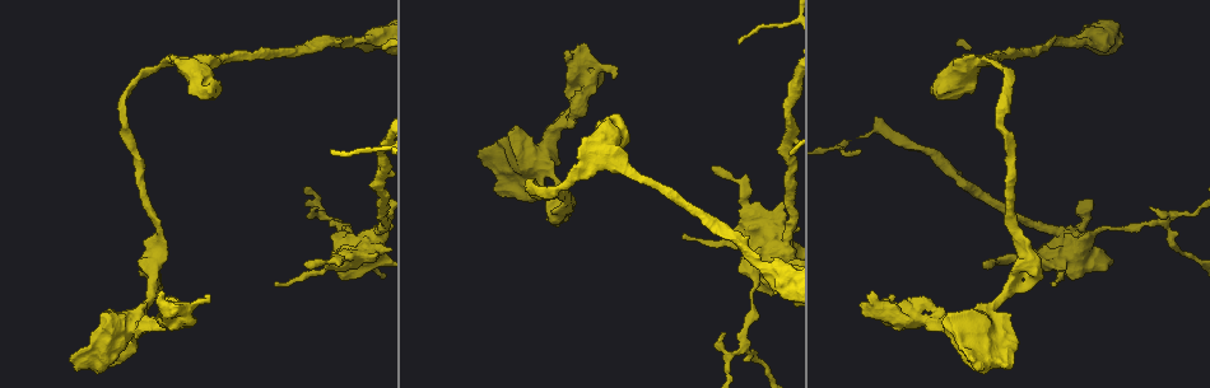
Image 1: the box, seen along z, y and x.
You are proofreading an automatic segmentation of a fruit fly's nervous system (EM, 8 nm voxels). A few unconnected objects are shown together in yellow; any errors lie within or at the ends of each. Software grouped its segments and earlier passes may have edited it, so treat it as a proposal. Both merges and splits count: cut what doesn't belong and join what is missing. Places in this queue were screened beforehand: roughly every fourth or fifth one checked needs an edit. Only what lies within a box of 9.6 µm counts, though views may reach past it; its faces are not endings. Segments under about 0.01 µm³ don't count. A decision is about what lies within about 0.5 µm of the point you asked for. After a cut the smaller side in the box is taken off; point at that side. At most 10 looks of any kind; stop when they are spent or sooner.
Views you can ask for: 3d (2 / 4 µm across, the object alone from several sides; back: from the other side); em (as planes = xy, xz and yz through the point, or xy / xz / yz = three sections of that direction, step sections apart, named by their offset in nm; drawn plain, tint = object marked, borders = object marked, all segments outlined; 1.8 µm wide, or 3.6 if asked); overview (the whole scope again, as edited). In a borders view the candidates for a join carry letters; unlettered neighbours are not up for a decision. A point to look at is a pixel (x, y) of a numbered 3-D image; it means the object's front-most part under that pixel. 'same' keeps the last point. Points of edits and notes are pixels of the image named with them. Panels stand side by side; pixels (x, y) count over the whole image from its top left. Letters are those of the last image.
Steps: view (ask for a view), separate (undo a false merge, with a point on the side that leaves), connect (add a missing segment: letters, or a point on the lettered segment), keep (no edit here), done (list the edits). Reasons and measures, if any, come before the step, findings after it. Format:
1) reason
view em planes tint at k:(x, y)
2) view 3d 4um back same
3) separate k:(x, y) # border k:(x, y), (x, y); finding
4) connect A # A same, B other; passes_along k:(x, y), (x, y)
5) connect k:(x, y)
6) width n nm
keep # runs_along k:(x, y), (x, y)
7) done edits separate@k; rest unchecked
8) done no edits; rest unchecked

touches itself
view 3d 4um at 1:(528, 193)

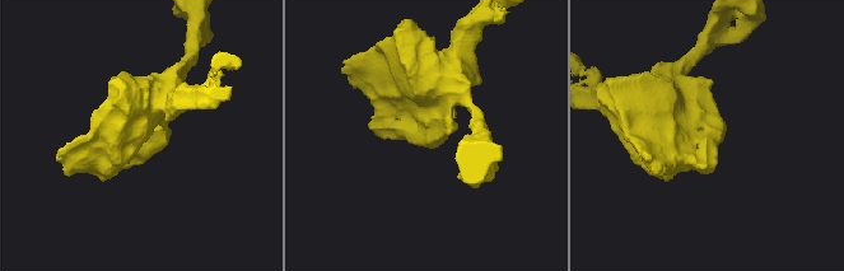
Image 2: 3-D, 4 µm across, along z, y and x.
view em planes tint at 2:(709, 137)

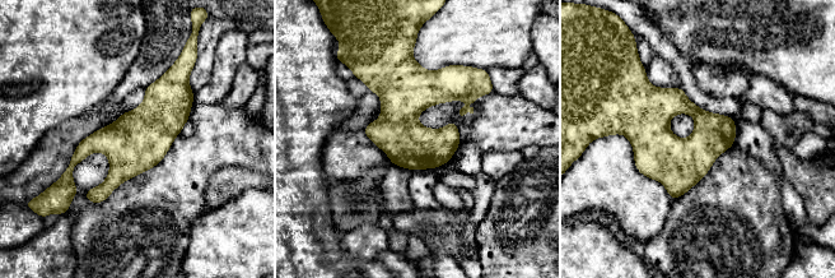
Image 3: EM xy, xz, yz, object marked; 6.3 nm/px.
view em planes borders same

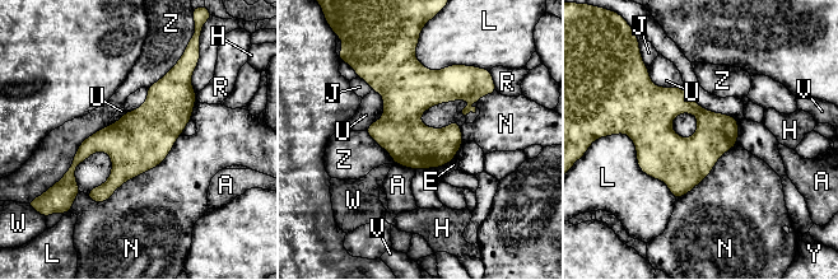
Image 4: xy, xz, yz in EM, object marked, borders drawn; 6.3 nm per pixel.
keep # A other, E other, H other, J other, L other, N other, R other, U other, V other, W other, Y other, Z other; one neuron here

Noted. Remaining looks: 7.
thin end
view 3d 2um at 1:(1150, 208)

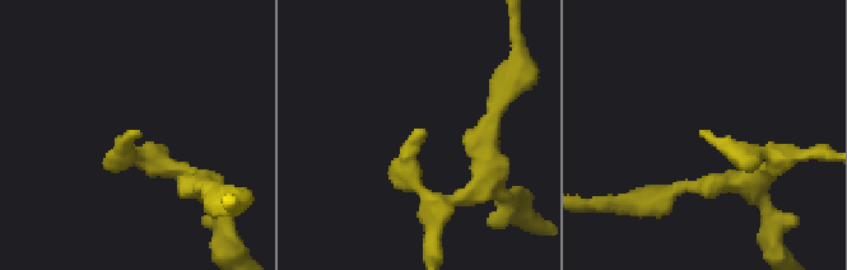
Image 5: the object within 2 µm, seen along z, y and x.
view em planes borders at 5:(133, 130)

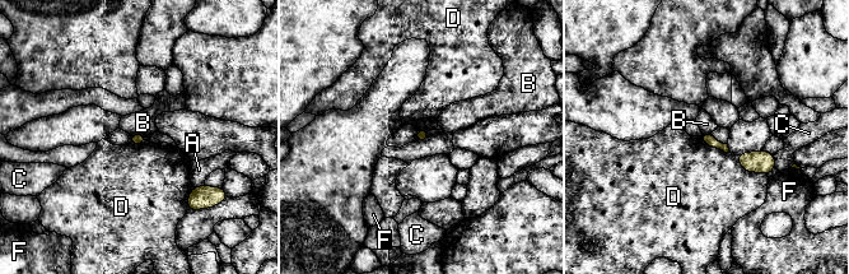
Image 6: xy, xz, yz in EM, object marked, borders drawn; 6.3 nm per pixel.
keep # A other, B other, C other, D other, F other; none of them fits

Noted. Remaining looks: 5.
sudden change in width
view 3d 4um at 1:(1079, 249)

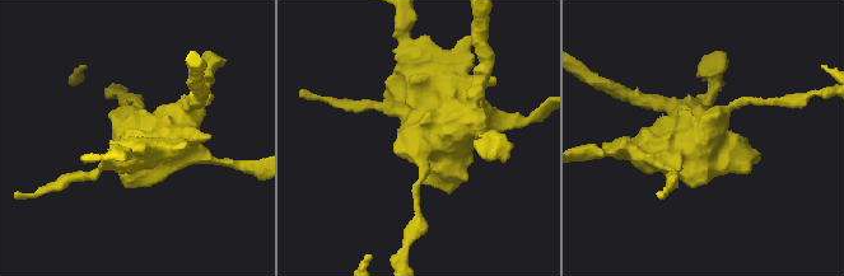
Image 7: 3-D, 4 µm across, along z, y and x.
view em xz step 16 tint at 7:(429, 136)

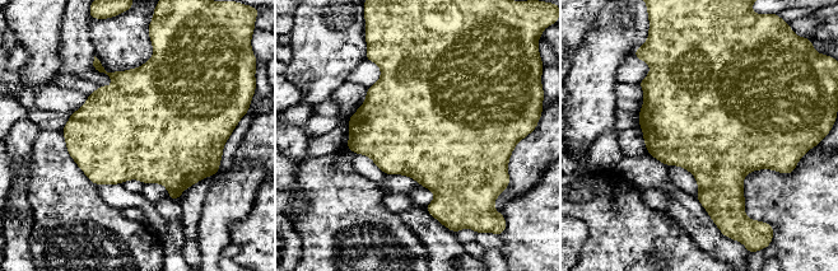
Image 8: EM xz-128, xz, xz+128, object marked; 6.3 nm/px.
view em planes borders same

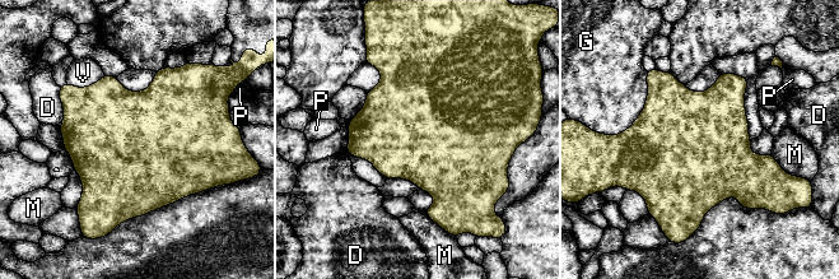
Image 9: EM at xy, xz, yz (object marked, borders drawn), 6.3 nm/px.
width 750 nm
keep # D other, G other, M other, P other, V other; border 9:(59, 89), (63, 106), (60, 126); all the same neuron

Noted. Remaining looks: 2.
closes a loop
view em planes borders at 1:(930, 323)

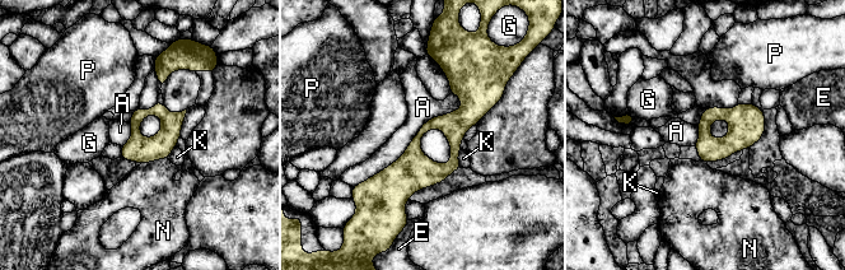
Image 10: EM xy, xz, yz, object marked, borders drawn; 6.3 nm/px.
keep # A other, E other, G other, K other, N other, P other; border 10:(460, 97), (353, 187); all the same neuron

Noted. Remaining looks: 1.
done no edits; rest unchecked

